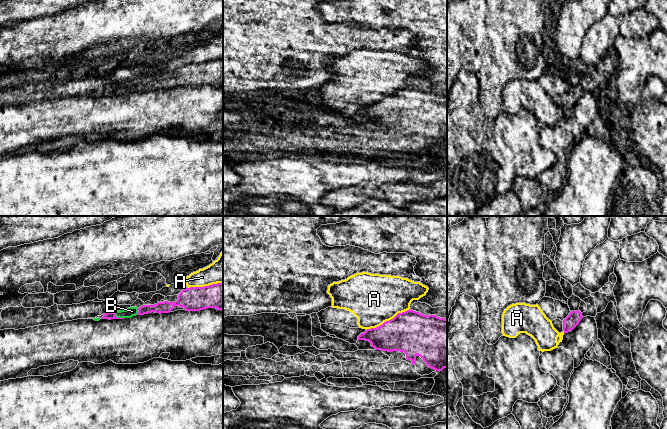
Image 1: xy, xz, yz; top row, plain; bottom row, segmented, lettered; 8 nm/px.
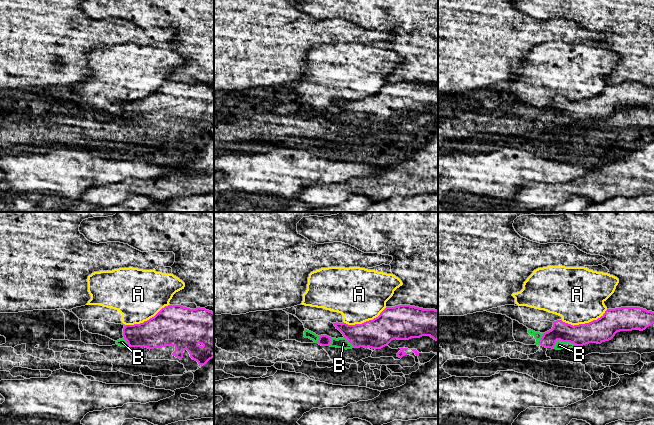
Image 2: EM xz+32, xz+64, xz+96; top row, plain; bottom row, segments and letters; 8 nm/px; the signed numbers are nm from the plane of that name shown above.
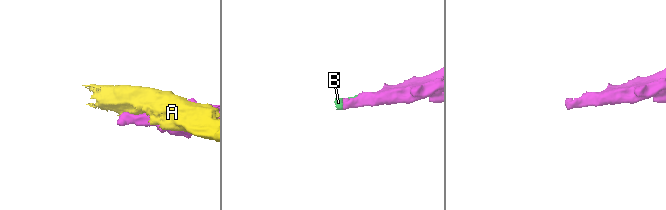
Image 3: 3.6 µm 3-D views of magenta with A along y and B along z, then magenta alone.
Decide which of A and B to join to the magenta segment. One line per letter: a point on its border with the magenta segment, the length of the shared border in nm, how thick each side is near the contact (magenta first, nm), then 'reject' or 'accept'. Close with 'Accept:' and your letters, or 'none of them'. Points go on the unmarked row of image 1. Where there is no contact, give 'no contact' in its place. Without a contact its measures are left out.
A: contact xy (205, 62); length 280 nm; calibres 220 and 200 nm; reject
B: contact xy (118, 94); length 90 nm; calibres 60 and 80 nm; accept
Accept: B

